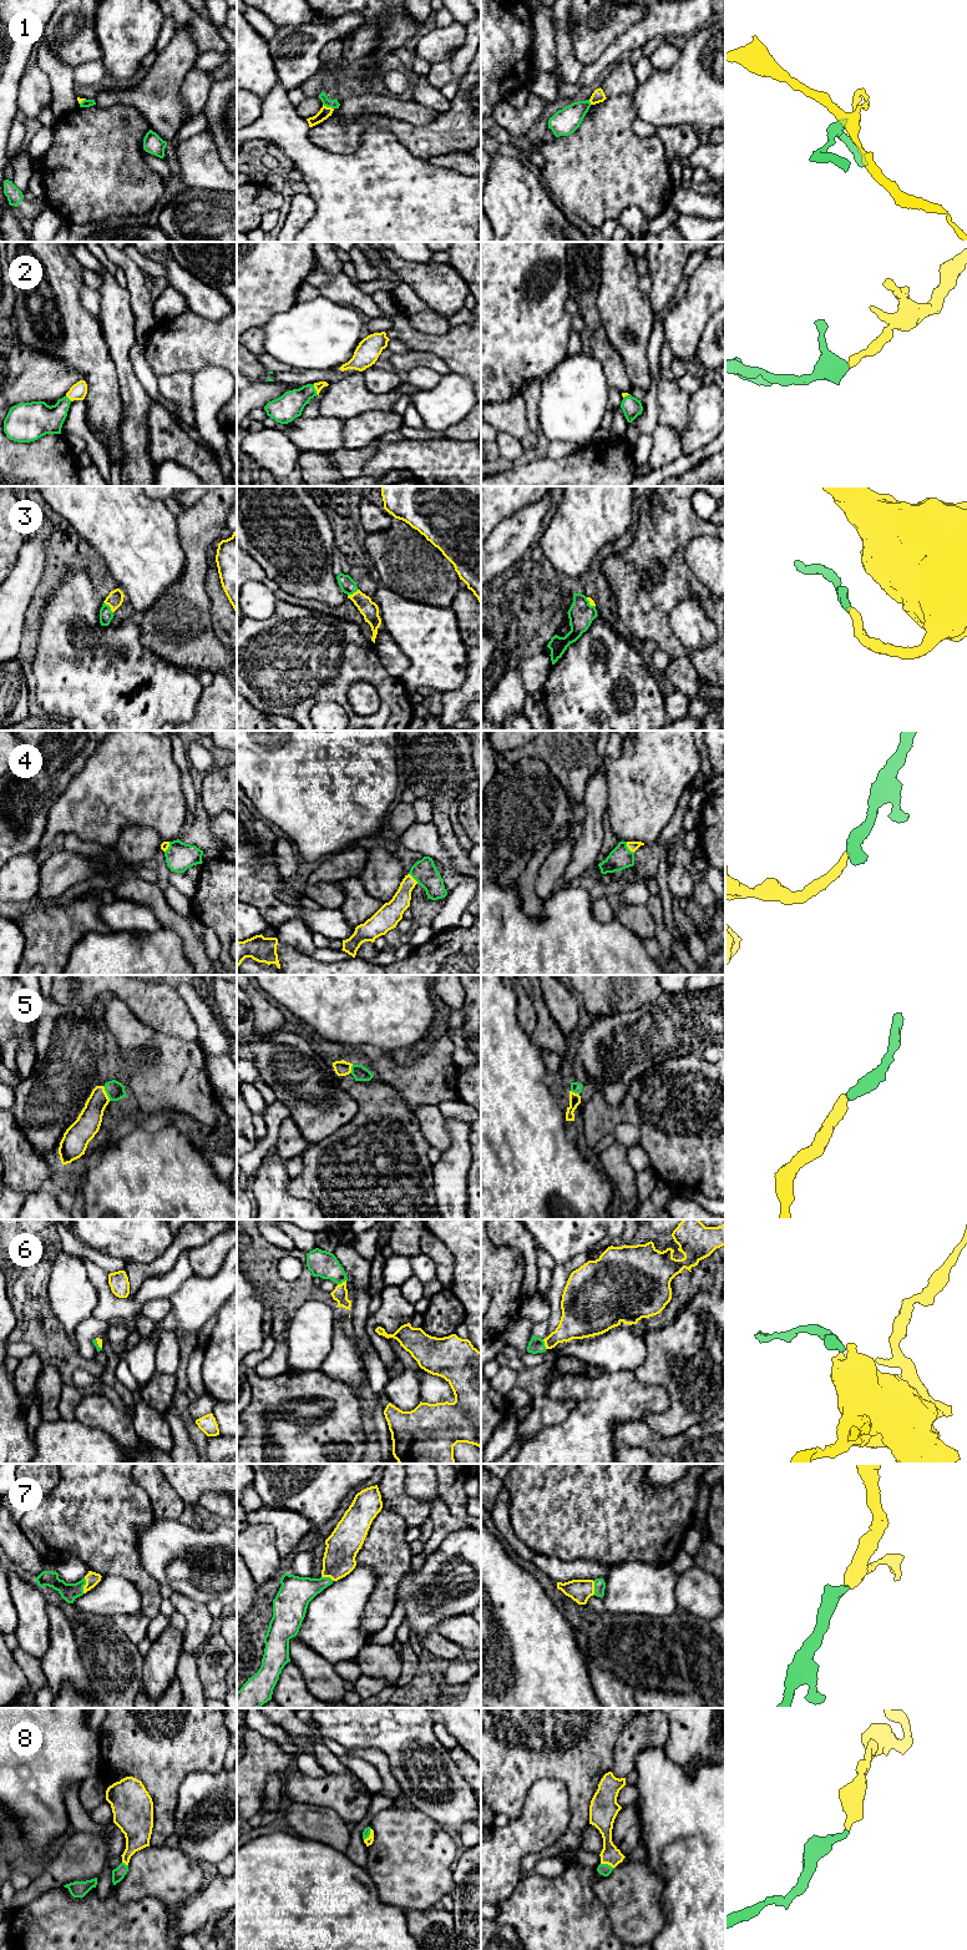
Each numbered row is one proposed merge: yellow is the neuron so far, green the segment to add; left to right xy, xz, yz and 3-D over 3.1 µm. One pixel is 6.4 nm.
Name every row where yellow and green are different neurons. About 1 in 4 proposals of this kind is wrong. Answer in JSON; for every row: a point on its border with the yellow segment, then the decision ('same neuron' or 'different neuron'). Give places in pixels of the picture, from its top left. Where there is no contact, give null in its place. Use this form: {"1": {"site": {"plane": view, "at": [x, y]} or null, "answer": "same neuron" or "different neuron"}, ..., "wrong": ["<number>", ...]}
{"1": {"site": {"plane": "xz", "at": [328, 107]}, "answer": "different neuron"}, "2": {"site": {"plane": "xz", "at": [315, 389]}, "answer": "same neuron"}, "3": {"site": {"plane": "xy", "at": [110, 606]}, "answer": "same neuron"}, "4": {"site": {"plane": "yz", "at": [628, 848]}, "answer": "same neuron"}, "5": {"site": {"plane": "xy", "at": [106, 1094]}, "answer": "same neuron"}, "6": {"site": {"plane": "yz", "at": [545, 1344]}, "answer": "same neuron"}, "7": {"site": {"plane": "xy", "at": [84, 1586]}, "answer": "same neuron"}, "8": {"site": {"plane": "yz", "at": [607, 1863]}, "answer": "same neuron"}, "wrong": ["1"]}

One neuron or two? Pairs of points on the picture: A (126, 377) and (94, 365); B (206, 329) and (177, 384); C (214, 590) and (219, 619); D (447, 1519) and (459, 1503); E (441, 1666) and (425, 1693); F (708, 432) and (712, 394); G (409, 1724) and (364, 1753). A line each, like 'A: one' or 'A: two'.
A: two
B: two
C: one
D: two
E: one
F: one
G: two

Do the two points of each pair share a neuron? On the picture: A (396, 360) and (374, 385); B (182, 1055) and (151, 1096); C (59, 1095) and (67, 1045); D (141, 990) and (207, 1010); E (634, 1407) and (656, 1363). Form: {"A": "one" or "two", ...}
{"A": "two", "B": "one", "C": "one", "D": "two", "E": "two"}

